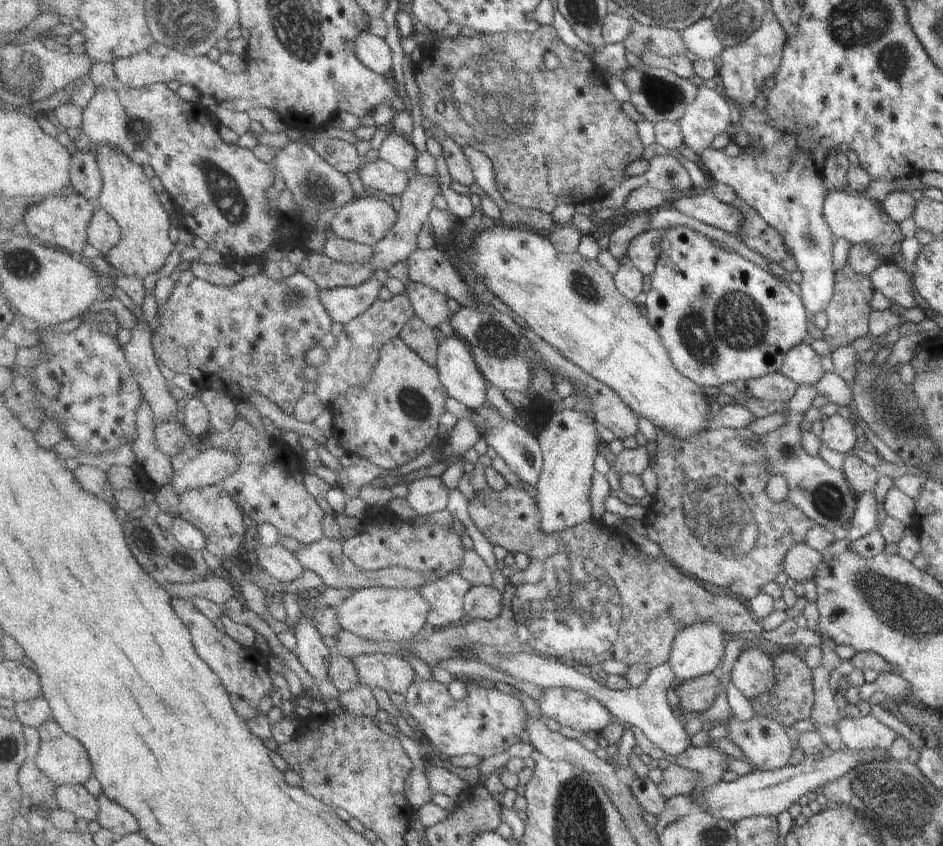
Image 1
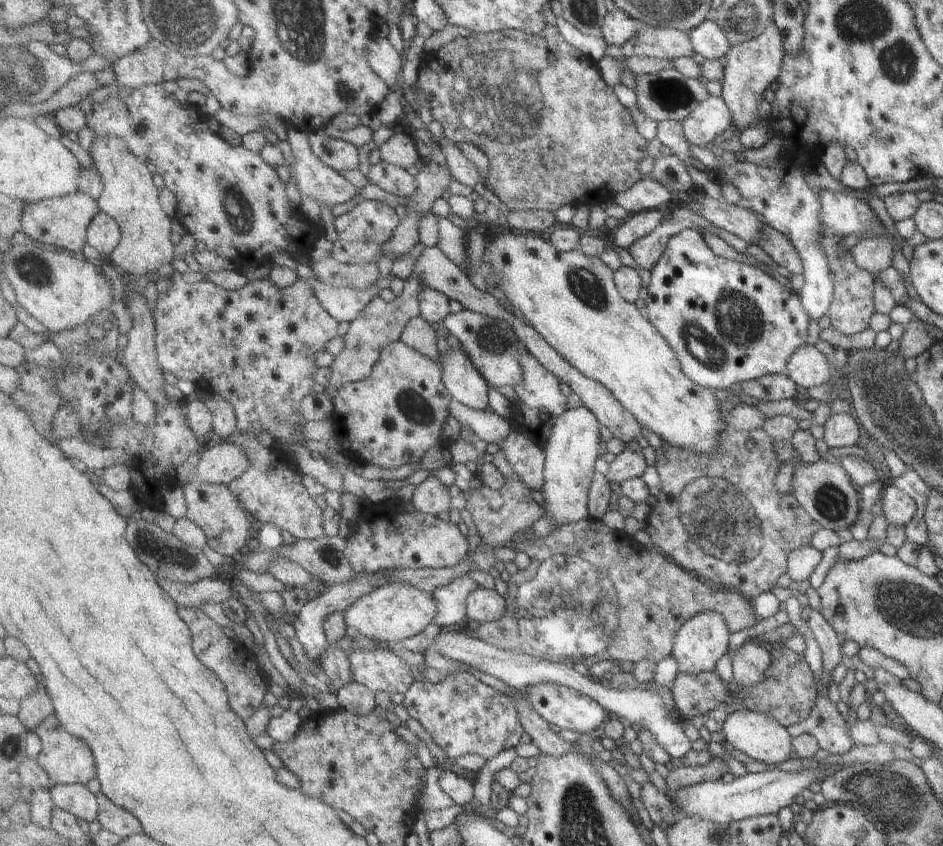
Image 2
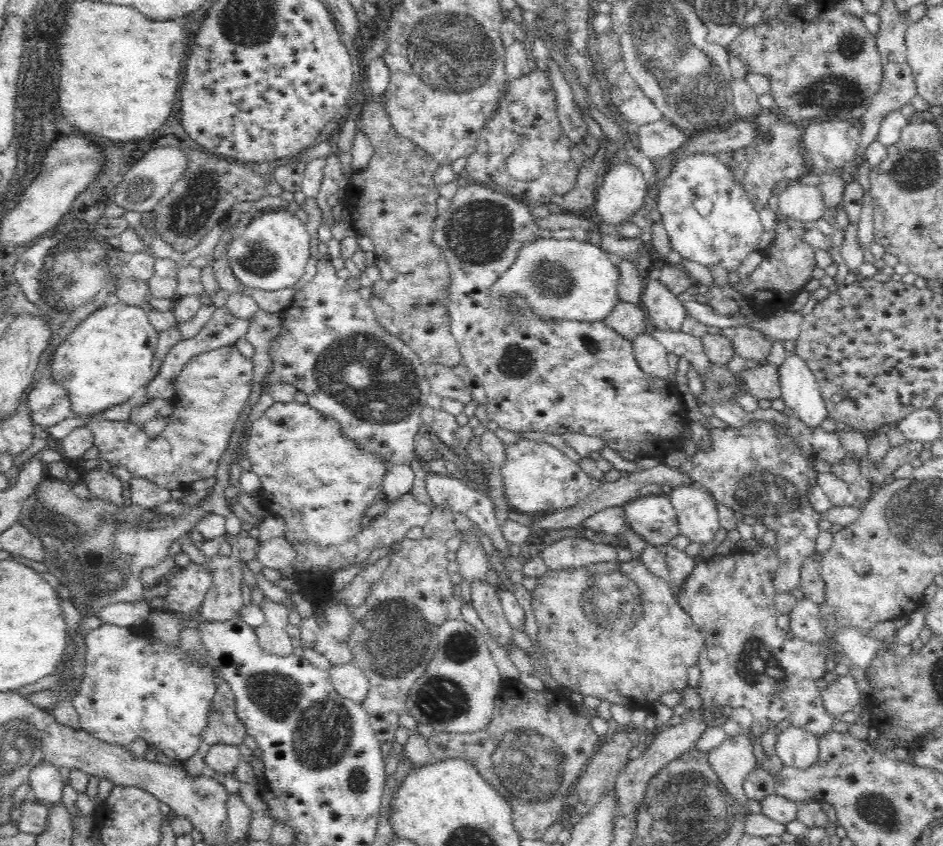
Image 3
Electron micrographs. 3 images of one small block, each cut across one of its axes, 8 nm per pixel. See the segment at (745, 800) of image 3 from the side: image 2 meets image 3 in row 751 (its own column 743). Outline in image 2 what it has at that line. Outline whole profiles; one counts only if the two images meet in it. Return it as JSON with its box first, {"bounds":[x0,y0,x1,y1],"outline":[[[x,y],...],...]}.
{"bounds":[722,709,793,766],"outline":[[[748,709],[732,710],[728,712],[723,724],[722,733],[725,740],[732,744],[733,748],[740,752],[766,764],[766,766],[776,766],[785,760],[793,757],[791,736],[787,727],[780,722],[766,716],[765,713],[754,712]]]}

